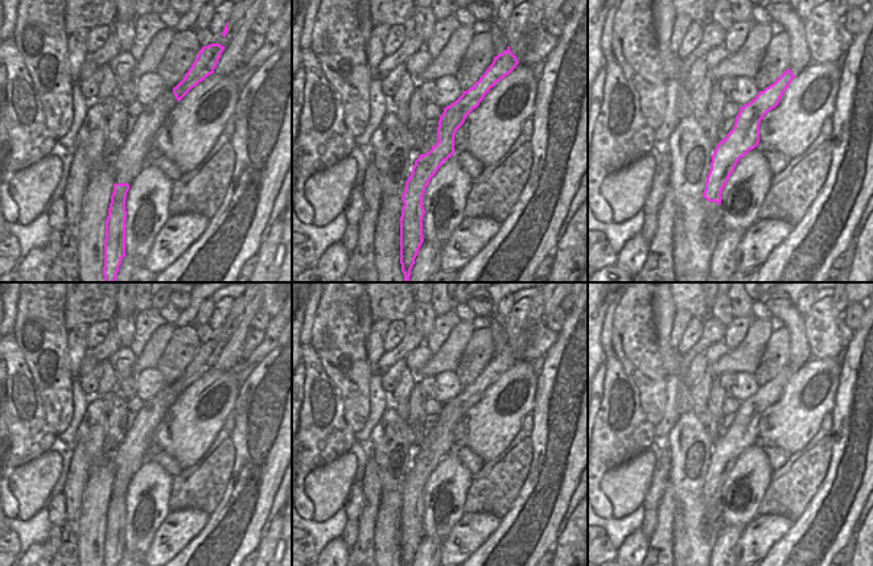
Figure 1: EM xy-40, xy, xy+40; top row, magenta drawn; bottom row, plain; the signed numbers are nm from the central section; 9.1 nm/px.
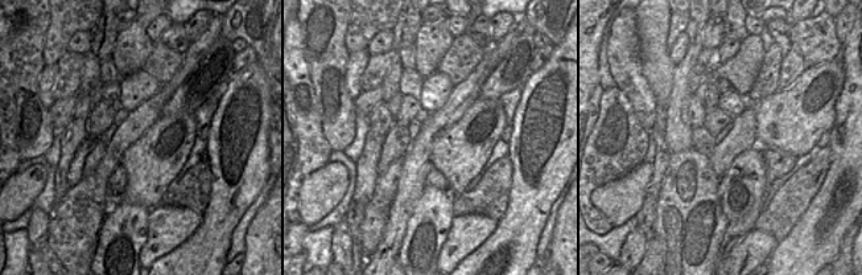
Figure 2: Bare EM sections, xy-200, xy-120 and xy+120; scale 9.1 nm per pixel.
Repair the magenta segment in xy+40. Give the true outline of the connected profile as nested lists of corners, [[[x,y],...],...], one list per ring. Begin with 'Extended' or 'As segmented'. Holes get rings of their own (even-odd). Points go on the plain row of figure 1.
As segmented. [[[787,364],[773,380],[740,404],[733,425],[717,439],[712,450],[711,466],[703,488],[708,497],[721,500],[721,487],[737,458],[759,438],[761,416],[778,401],[794,373],[795,371]]]

